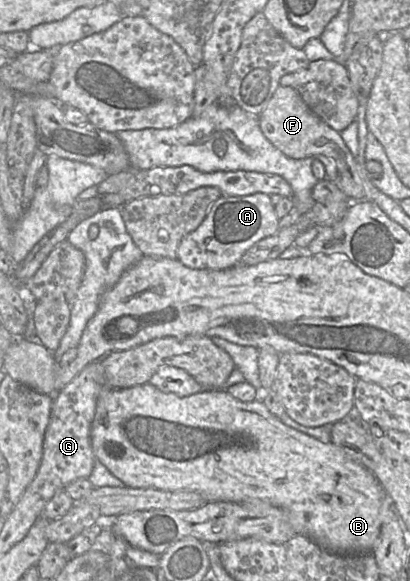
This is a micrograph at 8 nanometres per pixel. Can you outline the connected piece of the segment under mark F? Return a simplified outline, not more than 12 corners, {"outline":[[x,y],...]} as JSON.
{"outline":[[279,86],[258,116],[264,136],[293,159],[332,158],[339,188],[367,200],[339,132],[297,90]]}

